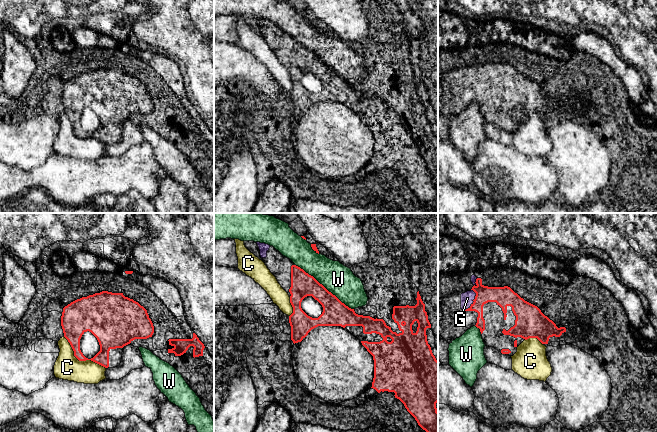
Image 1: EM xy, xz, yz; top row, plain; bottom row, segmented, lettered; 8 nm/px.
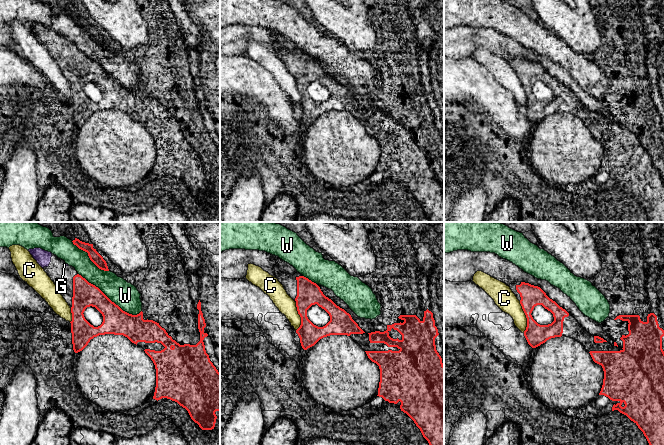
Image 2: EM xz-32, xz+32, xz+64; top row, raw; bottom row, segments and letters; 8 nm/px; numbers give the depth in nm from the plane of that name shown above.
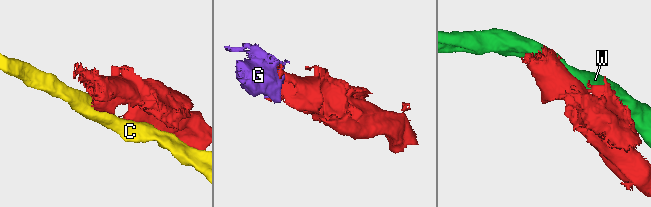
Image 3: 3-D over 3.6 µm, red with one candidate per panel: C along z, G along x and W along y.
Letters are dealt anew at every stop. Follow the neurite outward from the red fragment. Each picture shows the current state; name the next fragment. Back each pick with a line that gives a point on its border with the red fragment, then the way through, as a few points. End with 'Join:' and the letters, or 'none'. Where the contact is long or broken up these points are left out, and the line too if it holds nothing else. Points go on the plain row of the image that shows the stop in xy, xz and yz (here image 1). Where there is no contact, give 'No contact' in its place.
G: Touches red at yz (473, 76)
Join: G

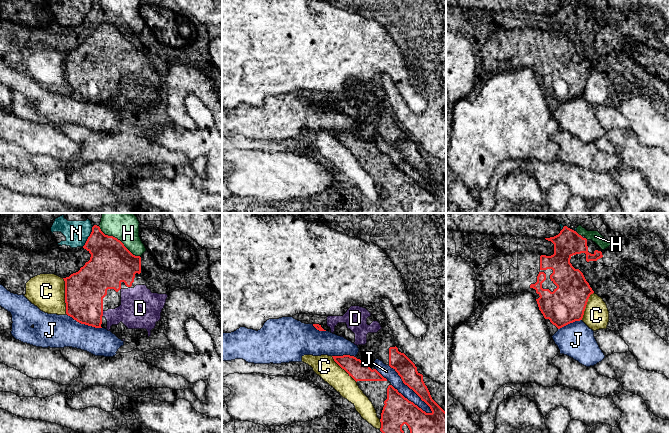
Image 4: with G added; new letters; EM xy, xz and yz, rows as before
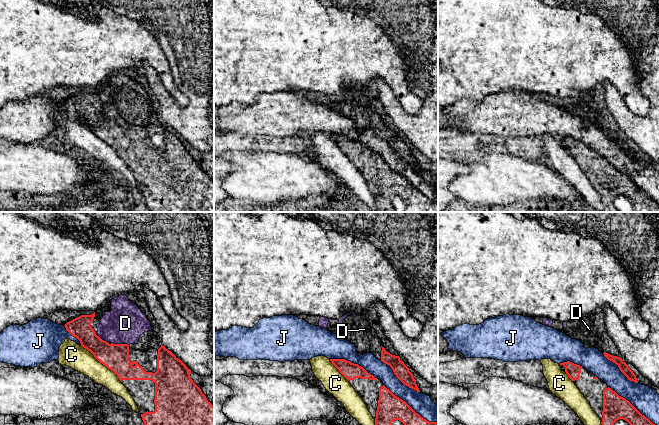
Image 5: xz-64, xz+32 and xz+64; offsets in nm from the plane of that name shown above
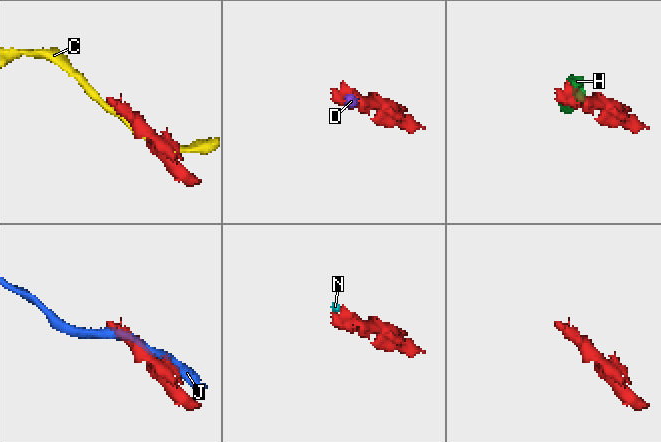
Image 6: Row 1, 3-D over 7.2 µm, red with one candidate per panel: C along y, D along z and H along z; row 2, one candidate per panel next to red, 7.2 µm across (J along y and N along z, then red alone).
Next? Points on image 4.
D: Touches red at xy (102, 89)
Join: D

